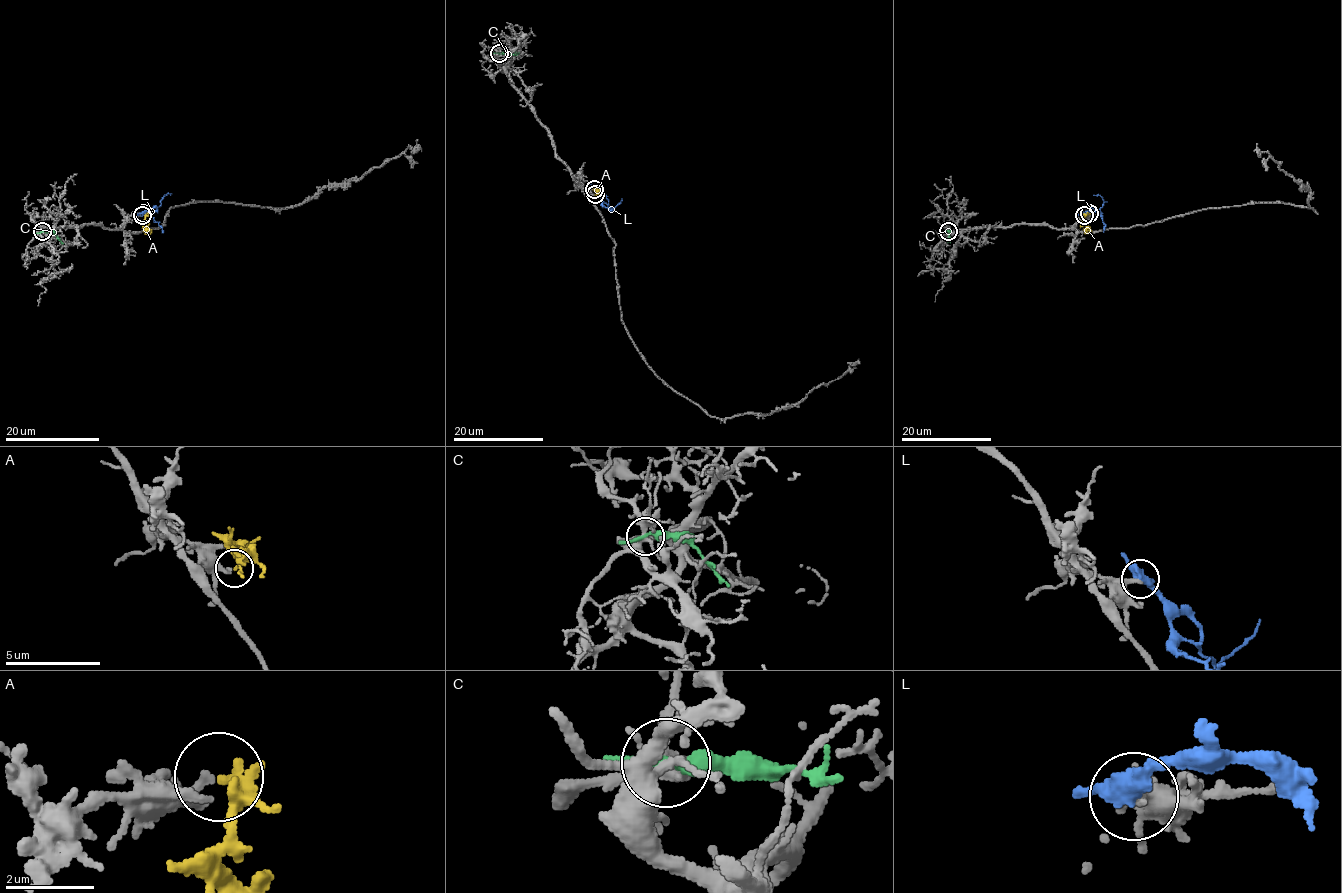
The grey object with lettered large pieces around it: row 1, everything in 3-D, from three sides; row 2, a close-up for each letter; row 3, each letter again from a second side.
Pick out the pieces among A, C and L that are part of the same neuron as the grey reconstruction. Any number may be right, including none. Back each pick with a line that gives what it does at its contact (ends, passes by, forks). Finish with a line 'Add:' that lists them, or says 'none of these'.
Add: none of these

